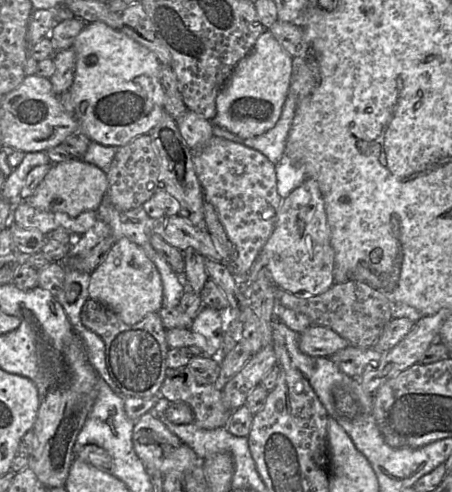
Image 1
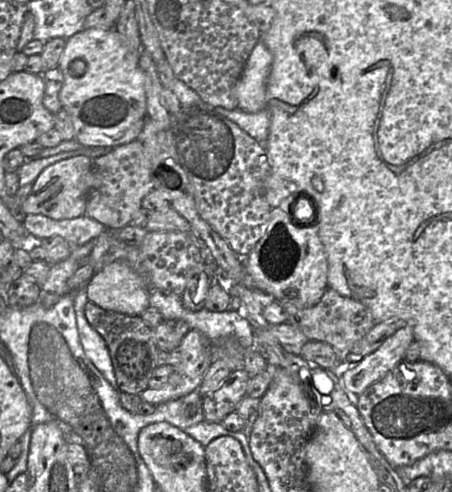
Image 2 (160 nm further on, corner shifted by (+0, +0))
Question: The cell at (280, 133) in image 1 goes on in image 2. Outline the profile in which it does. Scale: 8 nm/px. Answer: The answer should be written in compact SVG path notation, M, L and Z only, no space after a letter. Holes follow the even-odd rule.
M215 108L218 113L236 123L260 144L266 143L270 129L270 113L266 108L256 113L248 113L239 108L233 110Z

